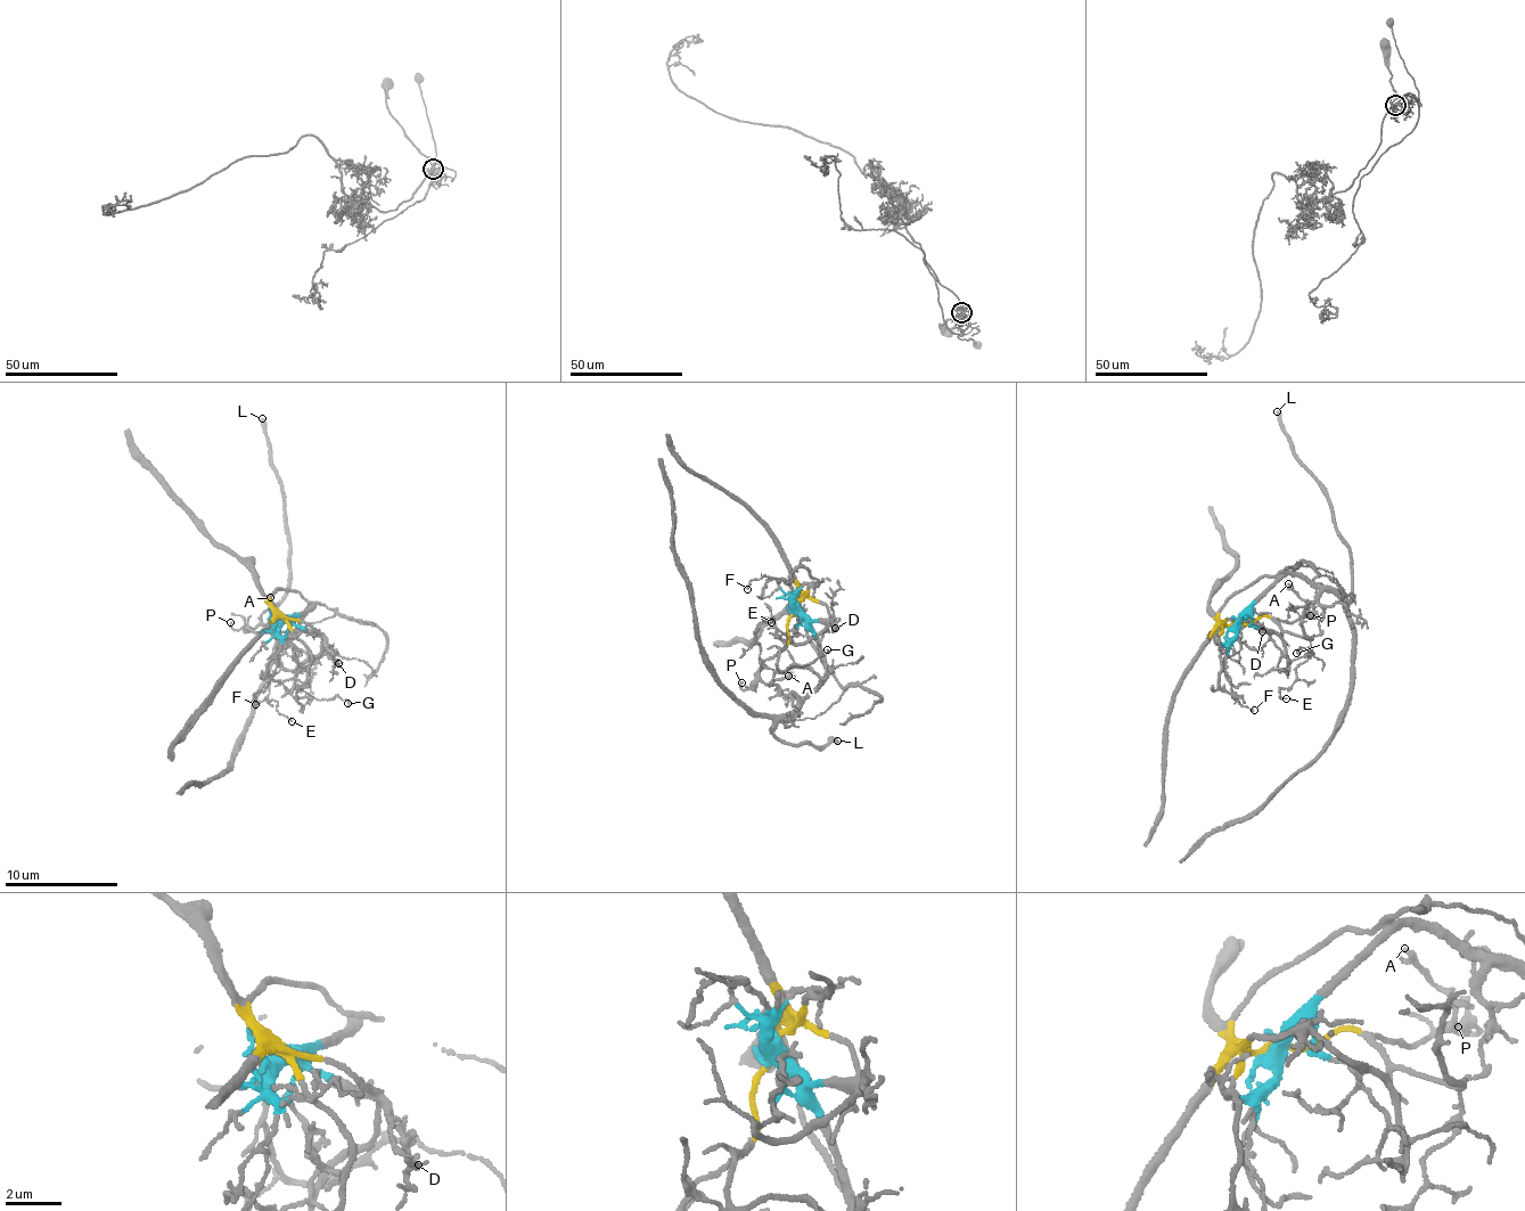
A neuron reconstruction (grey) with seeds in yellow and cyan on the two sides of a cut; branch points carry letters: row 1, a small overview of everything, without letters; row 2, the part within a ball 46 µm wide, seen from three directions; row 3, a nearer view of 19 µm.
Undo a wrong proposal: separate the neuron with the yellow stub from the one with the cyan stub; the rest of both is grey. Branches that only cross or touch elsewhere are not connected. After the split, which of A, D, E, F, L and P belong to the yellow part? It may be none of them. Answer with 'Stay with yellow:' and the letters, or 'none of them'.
Stay with yellow: A, P

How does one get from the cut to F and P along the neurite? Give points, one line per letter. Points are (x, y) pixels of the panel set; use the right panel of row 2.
F: (1235, 626), (1237, 639), (1227, 651), (1224, 672), (1239, 705), (1254, 710)
P: (1235, 623), (1269, 616), (1290, 624), (1318, 615), (1309, 614)

